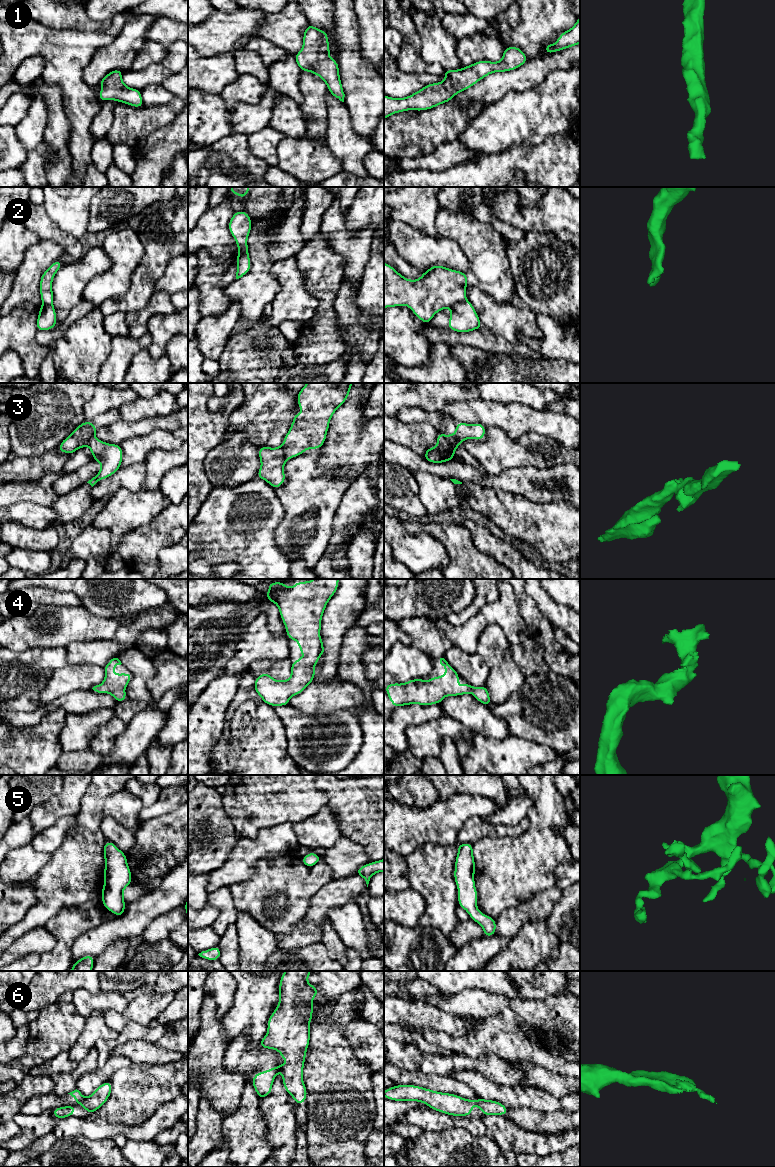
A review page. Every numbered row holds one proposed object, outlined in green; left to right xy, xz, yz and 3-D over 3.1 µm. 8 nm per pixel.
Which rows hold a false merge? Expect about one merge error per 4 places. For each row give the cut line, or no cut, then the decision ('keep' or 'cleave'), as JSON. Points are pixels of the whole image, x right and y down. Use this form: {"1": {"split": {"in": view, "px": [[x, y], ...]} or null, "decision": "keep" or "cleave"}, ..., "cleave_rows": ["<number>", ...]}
{"1": {"split": null, "decision": "keep"}, "2": {"split": {"in": "yz", "px": [[466, 299], [456, 302], [450, 307]]}, "decision": "cleave"}, "3": {"split": {"in": "yz", "px": [[446, 435], [455, 438], [460, 443]]}, "decision": "cleave"}, "4": {"split": null, "decision": "keep"}, "5": {"split": null, "decision": "keep"}, "6": {"split": {"in": "xz", "px": [[279, 1065], [278, 1070]]}, "decision": "cleave"}, "cleave_rows": ["2", "3", "6"]}

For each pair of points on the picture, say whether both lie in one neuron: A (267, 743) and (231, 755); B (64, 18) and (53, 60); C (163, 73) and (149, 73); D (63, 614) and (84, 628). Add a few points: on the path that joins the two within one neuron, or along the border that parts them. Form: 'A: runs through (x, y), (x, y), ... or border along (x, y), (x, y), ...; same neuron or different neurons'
A: runs through (258, 752), (255, 755), (240, 755); same neuron
B: border along (38, 23), (56, 29), (75, 29), (84, 32); different neurons
C: runs through (160, 73), (152, 73); same neuron
D: runs through (68, 619), (73, 624), (79, 625); same neuron

